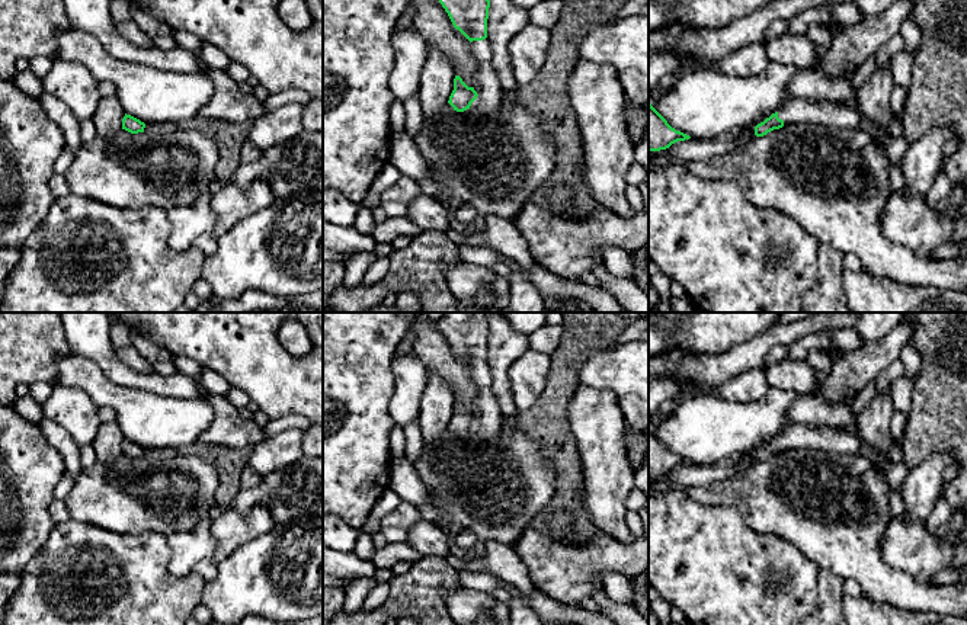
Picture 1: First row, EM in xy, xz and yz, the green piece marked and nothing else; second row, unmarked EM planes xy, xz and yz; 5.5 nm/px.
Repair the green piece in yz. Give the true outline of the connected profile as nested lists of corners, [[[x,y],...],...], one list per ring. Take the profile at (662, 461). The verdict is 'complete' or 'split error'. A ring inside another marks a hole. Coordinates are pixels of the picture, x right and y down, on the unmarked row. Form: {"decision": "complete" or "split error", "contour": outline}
{"decision": "complete", "contour": [[[649,427],[649,477],[666,475],[672,469],[689,464],[689,461],[672,453]]]}

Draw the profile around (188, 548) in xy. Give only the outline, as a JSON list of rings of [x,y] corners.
[[[212,519],[201,520],[192,531],[167,535],[172,557],[167,570],[180,578],[193,571],[193,567],[212,555],[217,539],[211,532]]]

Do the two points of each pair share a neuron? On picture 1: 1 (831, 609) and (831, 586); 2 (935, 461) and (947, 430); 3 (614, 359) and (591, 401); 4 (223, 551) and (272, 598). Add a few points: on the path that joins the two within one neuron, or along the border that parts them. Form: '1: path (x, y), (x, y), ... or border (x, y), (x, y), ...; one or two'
1: path (831, 603), (831, 592); one
2: border (951, 454), (932, 454), (912, 468); two
3: border (579, 382), (608, 388), (623, 412); two
4: border (256, 537), (223, 557), (218, 573), (207, 583); two

